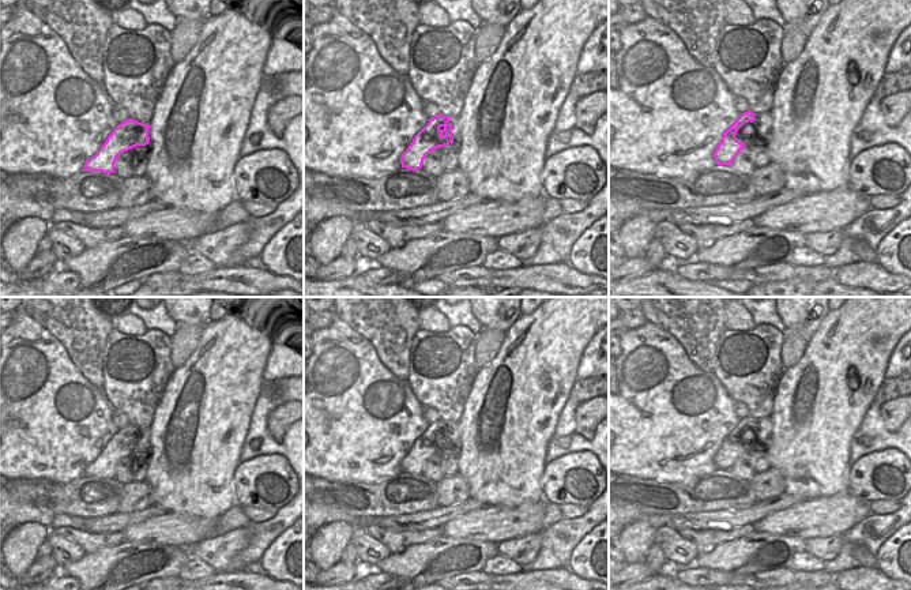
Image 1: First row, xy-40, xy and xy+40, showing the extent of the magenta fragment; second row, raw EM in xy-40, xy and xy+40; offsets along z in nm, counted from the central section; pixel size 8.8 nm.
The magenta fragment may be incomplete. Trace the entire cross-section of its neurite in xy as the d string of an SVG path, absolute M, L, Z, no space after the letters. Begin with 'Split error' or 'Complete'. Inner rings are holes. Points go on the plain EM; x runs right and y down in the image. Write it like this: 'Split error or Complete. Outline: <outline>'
Split error. Outline: M443 421L429 424L429 428L414 441L407 455L400 462L402 473L418 476L426 461L448 450L460 454L460 428L458 422Z

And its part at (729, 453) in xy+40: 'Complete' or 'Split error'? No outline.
Split error

